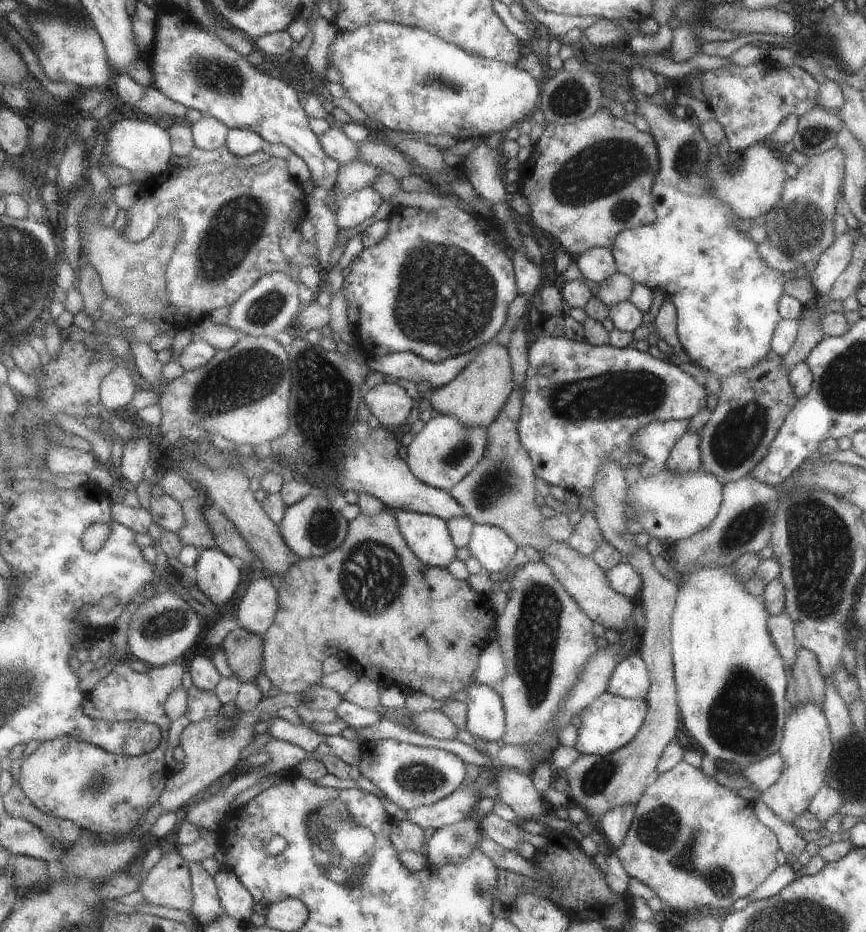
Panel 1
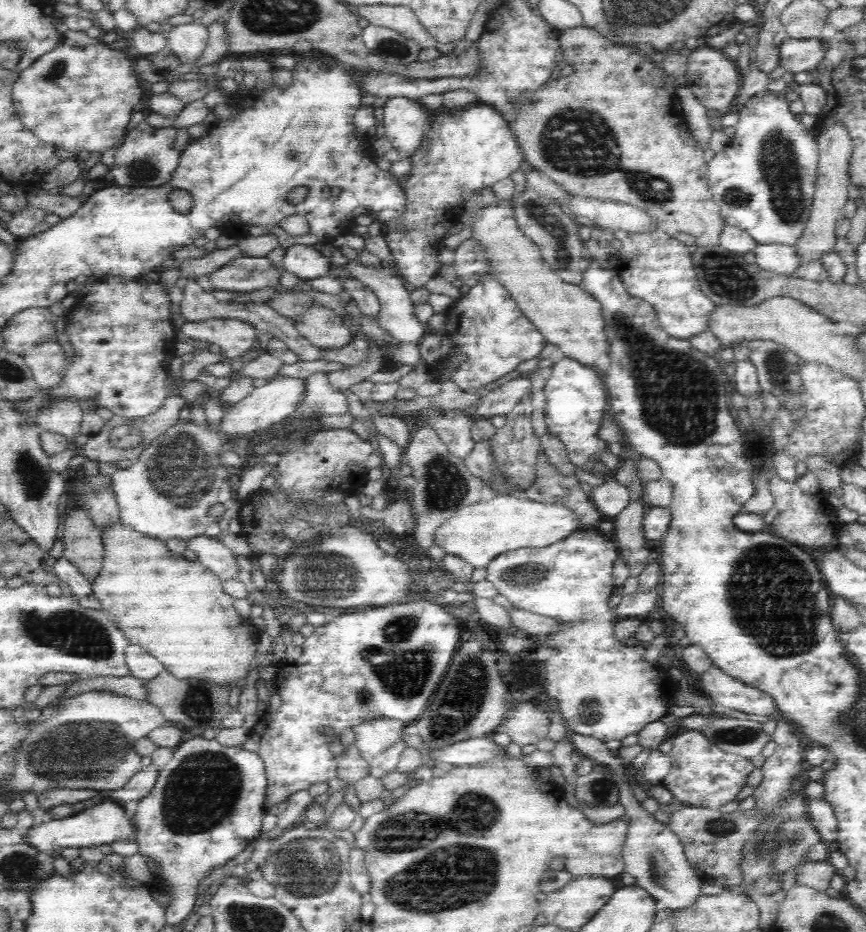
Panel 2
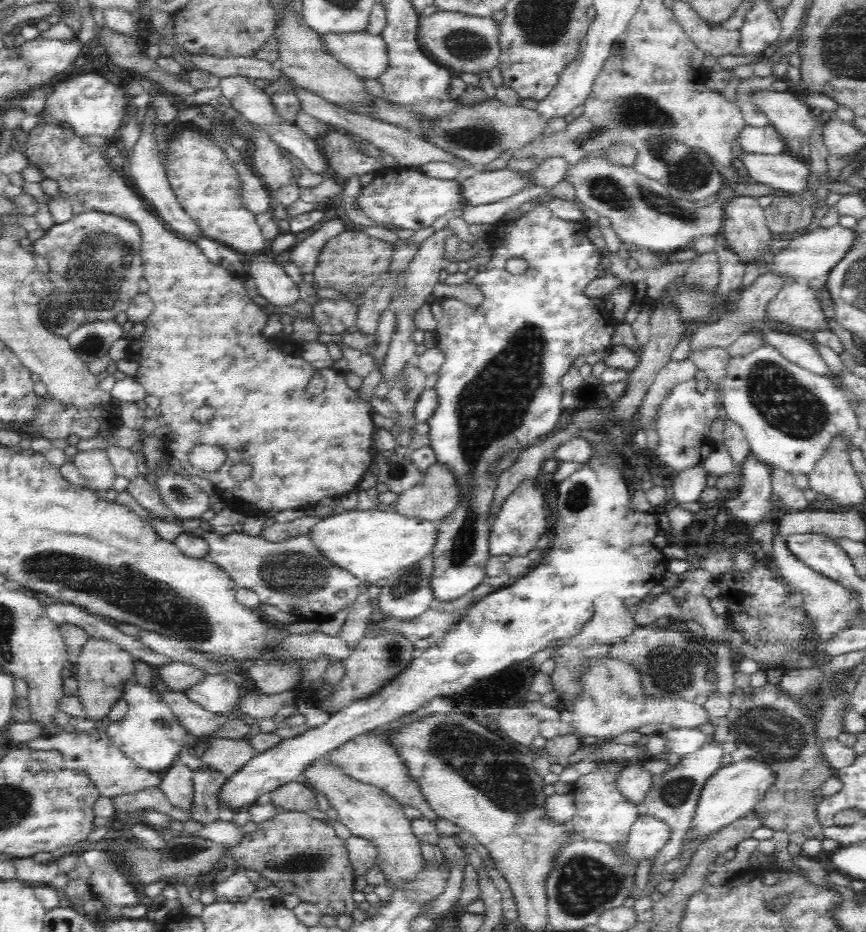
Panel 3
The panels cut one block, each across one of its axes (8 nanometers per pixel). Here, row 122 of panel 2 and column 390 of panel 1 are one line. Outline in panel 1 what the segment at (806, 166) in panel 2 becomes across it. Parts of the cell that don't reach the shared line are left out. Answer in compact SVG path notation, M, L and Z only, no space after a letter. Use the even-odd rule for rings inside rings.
M389 738L369 740L362 744L358 770L383 793L382 798L394 803L399 809L410 810L436 804L455 793L467 776L465 766L467 764L453 752Z

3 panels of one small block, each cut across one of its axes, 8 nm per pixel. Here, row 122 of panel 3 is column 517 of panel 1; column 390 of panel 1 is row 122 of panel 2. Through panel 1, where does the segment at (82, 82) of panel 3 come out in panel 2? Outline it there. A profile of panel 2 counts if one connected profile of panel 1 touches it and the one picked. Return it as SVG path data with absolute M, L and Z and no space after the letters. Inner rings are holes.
M107 37L99 44L91 46L70 46L62 43L54 50L32 62L18 74L12 90L14 109L18 119L26 129L30 129L47 145L68 152L88 152L102 154L120 144L127 132L134 108L140 103L142 90L134 74L137 70L126 57L125 50L118 51L107 45Z

